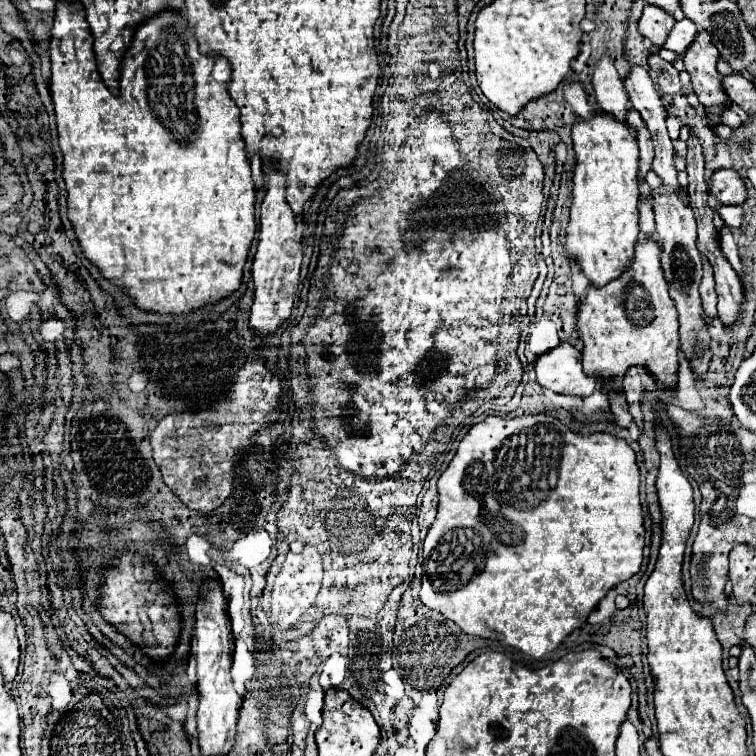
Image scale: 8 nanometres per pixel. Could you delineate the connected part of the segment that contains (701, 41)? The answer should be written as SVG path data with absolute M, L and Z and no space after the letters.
M704 30L698 32L692 48L688 48L688 52L684 54L684 64L690 74L694 92L700 104L706 108L706 116L712 126L720 124L718 116L724 110L724 102L728 102L728 96L720 82L720 74L716 70L718 56L720 54L712 44L712 36Z

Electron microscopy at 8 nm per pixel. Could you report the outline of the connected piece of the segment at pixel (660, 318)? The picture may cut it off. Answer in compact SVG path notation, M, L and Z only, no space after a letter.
M652 236L638 240L628 268L608 286L592 288L576 310L576 326L584 342L584 372L610 378L622 390L622 376L630 366L644 366L666 388L676 386L678 372L678 312L670 298L668 280L660 270L660 242Z

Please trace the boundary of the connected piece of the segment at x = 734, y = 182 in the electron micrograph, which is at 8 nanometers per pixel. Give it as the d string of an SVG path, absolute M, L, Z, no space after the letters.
M716 170L708 182L708 194L716 196L720 204L742 204L746 188L734 170Z

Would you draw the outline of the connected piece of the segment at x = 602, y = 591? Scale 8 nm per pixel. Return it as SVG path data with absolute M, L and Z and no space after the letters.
M528 414L518 418L500 418L486 416L482 422L470 426L466 436L460 440L460 446L448 464L448 468L438 478L438 514L432 528L424 540L424 560L422 560L422 590L420 602L432 610L442 612L448 620L460 626L466 634L492 638L512 648L522 650L532 658L542 658L548 652L556 650L558 644L576 628L580 628L588 614L598 606L610 588L618 582L634 576L642 564L644 550L644 520L638 498L640 472L636 466L636 454L626 444L608 432L578 434L562 424L556 416L550 414Z

